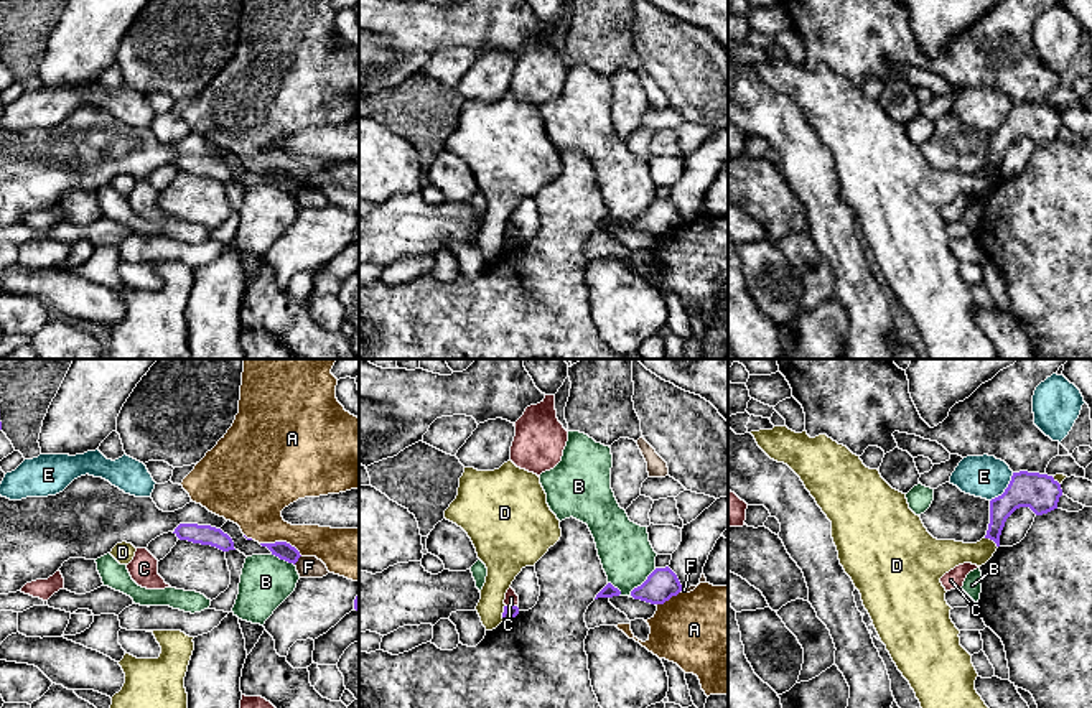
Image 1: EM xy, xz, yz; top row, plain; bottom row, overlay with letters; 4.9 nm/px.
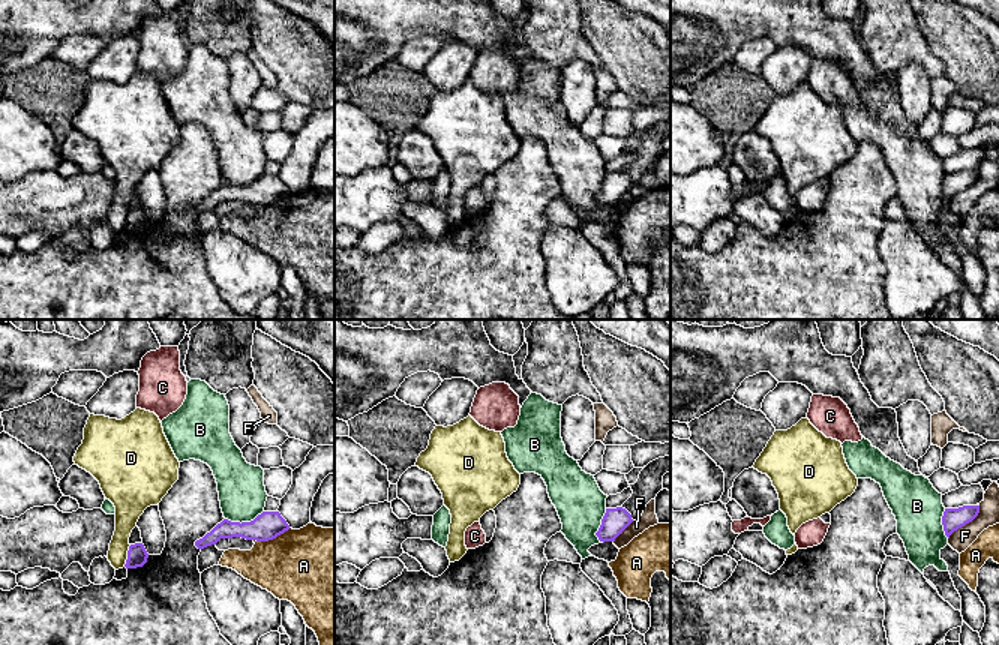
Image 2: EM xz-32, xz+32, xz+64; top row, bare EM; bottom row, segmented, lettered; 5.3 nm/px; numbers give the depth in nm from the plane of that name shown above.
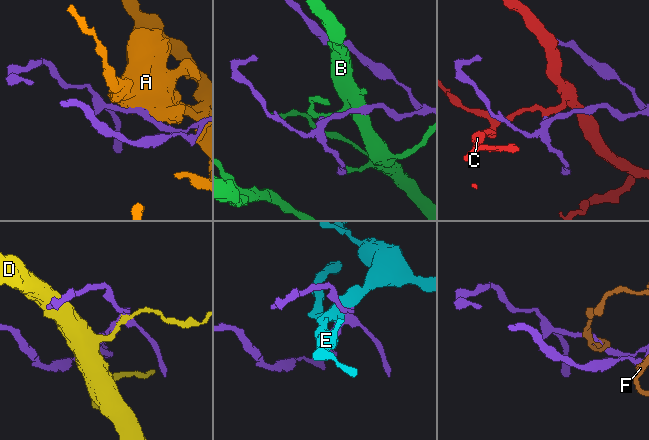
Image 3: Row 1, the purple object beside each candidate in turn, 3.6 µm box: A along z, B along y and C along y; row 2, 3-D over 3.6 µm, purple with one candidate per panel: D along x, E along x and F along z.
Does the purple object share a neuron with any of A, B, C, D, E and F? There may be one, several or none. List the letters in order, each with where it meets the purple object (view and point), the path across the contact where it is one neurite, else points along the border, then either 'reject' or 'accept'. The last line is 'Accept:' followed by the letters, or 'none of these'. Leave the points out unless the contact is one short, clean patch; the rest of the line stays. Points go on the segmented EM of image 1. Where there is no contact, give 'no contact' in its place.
A: xy (282, 542) | reject
B: xz (643, 583) | along xz (656, 568), (631, 591), (631, 596) | reject
C: xz (513, 606) | along xz (506, 605), (518, 608) | reject
D: xz (503, 613) | reject
E: yz (1005, 489) | reject
F: xy (297, 560) | along xy (300, 555), (294, 563) | reject
Accept: none of these

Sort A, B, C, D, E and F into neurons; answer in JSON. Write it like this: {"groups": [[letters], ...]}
{"groups": [["A"], ["B"], ["C"], ["D"], ["E"], ["F"]]}

